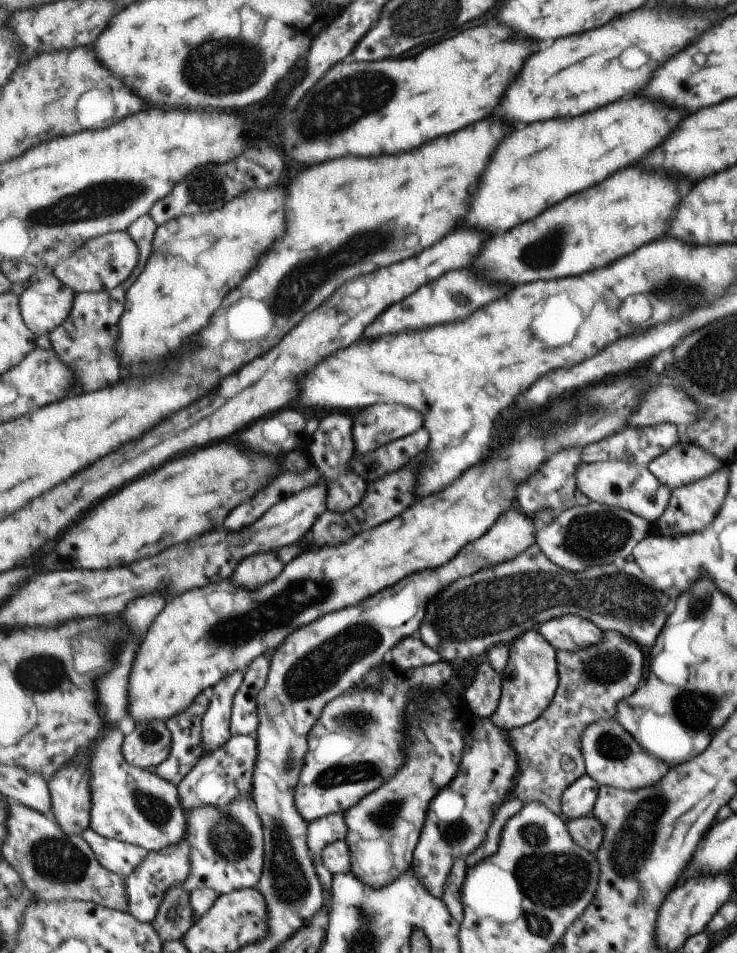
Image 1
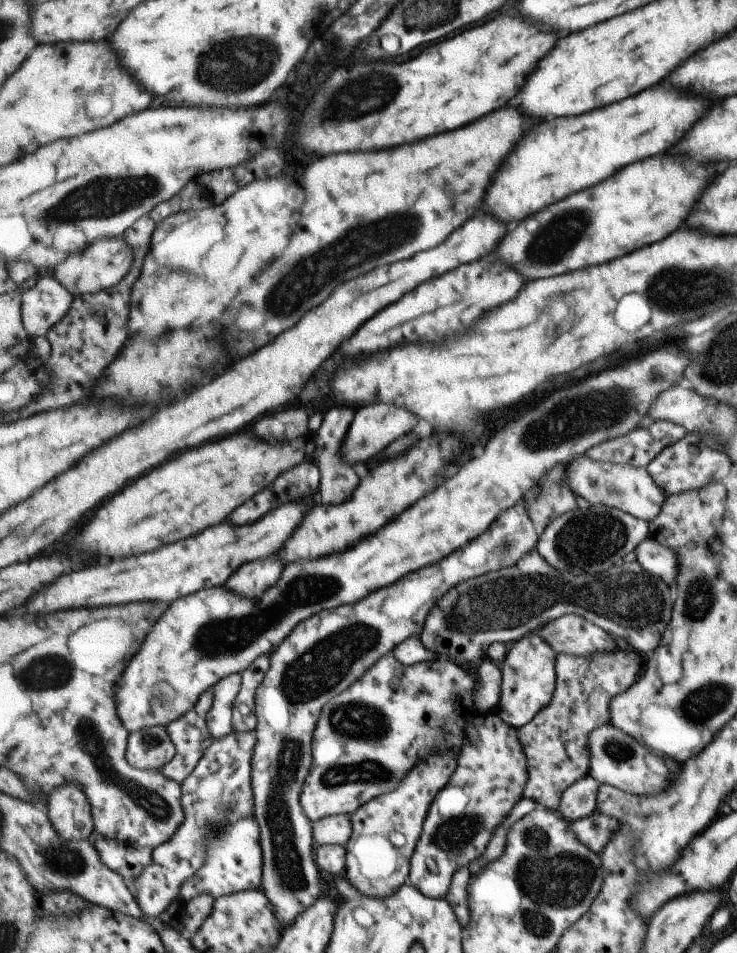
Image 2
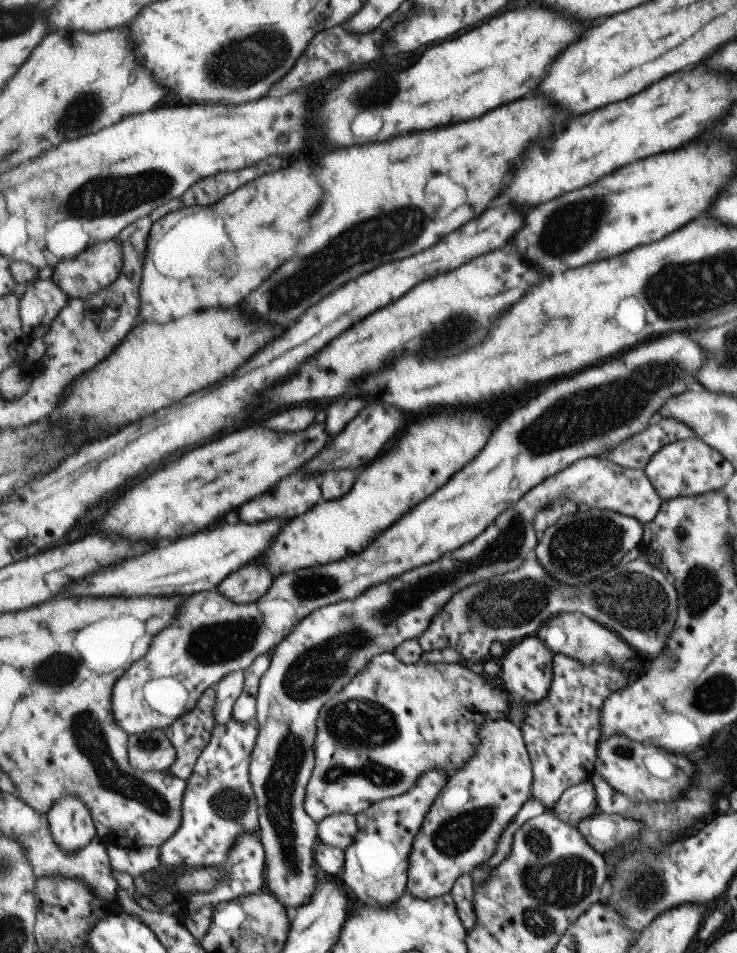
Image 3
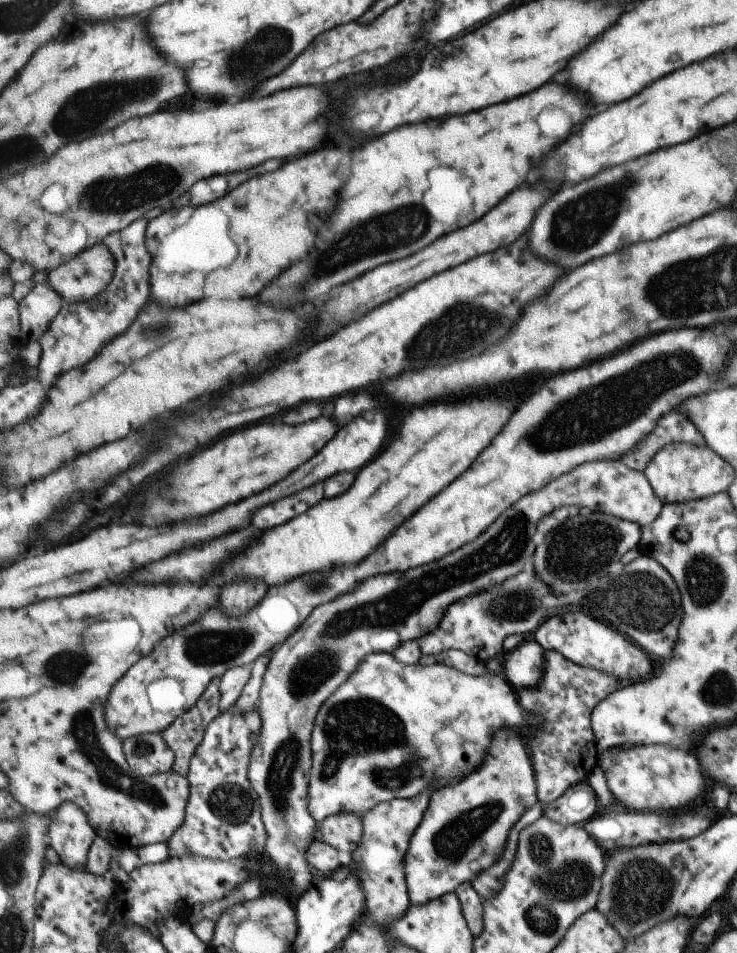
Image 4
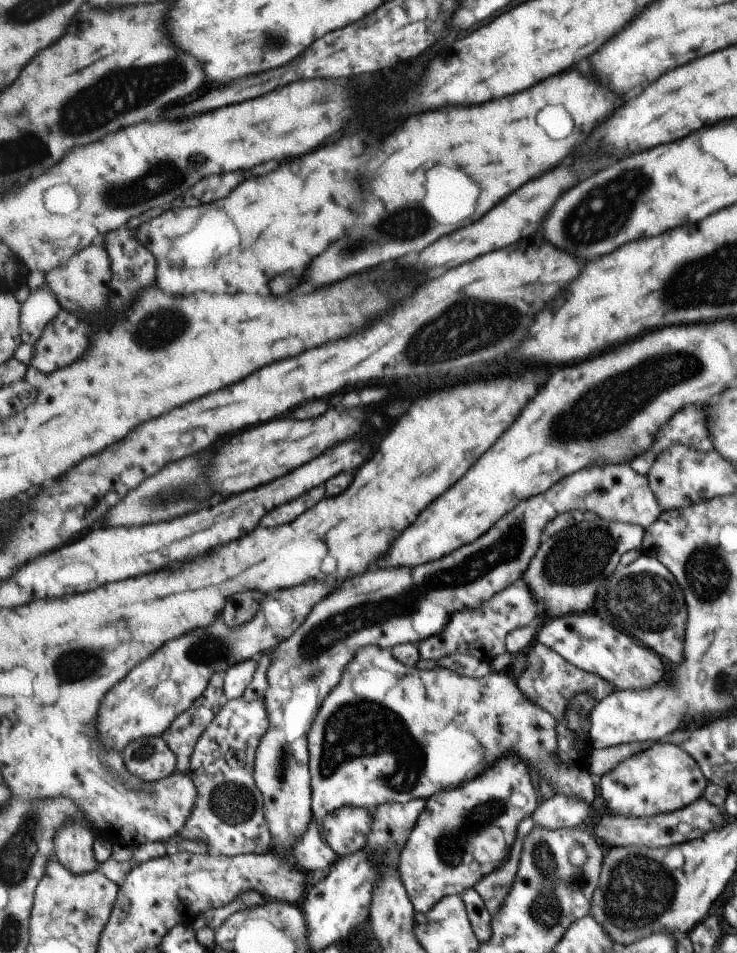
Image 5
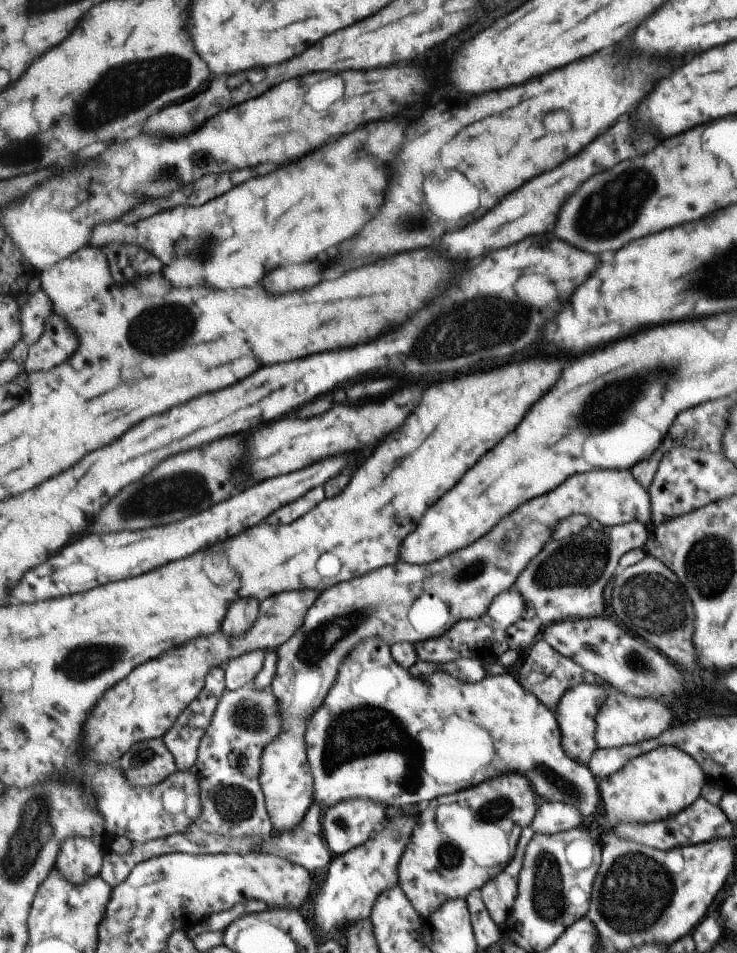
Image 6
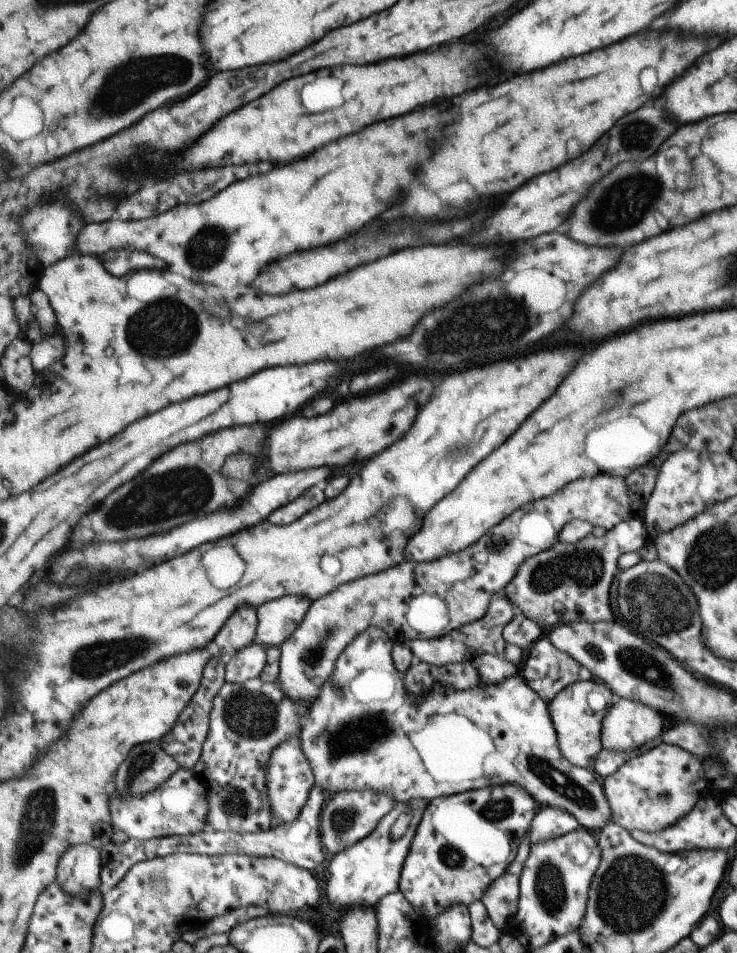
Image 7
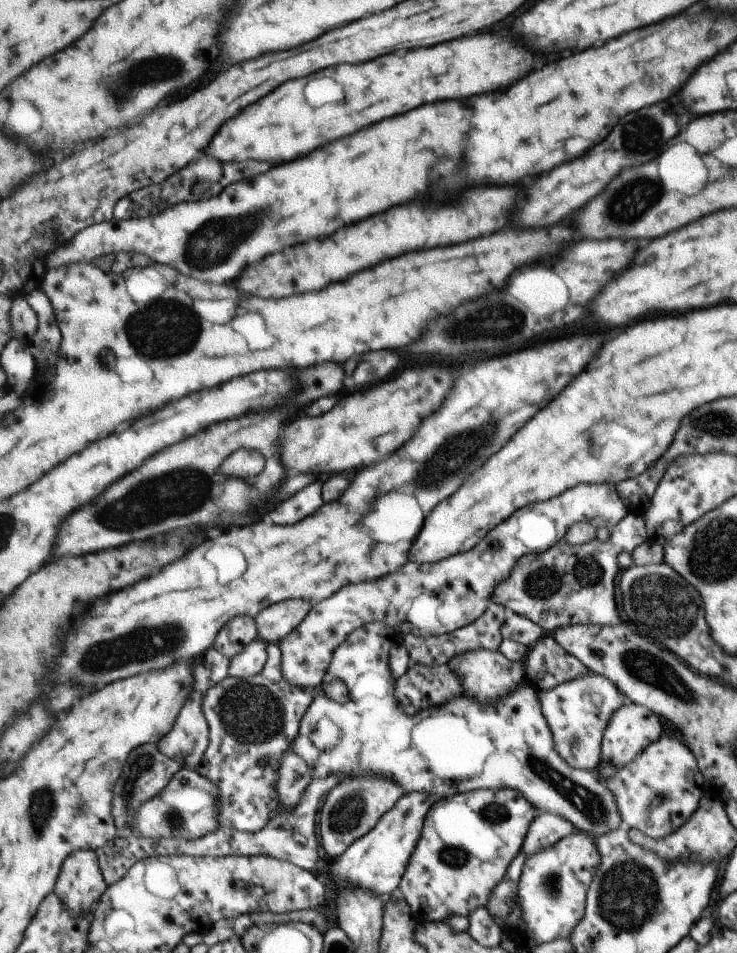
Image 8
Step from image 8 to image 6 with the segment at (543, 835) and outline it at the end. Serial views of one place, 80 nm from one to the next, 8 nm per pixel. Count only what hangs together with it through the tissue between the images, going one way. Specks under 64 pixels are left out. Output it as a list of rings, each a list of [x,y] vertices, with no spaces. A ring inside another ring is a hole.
[[[540,801],[531,825],[537,833],[554,835],[579,828],[582,824],[583,815],[577,807],[565,802]]]

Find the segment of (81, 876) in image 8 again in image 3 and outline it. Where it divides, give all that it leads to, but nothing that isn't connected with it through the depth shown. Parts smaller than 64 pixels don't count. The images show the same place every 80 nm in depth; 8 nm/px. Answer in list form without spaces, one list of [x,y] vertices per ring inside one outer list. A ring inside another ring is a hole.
[[[76,796],[62,798],[47,816],[53,838],[68,855],[77,855],[98,836],[92,812]]]

